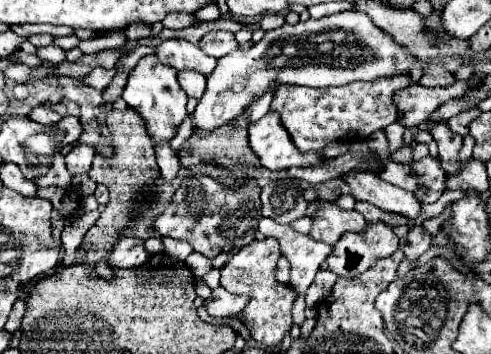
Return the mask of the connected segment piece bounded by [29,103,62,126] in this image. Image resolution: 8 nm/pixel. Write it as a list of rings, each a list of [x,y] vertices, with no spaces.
[[[41,103],[41,105],[37,105],[35,109],[31,109],[29,117],[31,117],[33,121],[45,126],[51,126],[53,125],[53,123],[57,123],[57,121],[60,121],[62,118],[60,114],[49,109],[49,107],[45,107],[43,103]]]

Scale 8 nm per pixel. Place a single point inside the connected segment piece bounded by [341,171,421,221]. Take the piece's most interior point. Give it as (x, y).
(366, 186)

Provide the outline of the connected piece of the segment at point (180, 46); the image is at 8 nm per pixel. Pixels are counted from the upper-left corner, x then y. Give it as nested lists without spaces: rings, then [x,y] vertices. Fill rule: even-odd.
[[[167,39],[165,41],[165,51],[169,51],[169,65],[173,65],[177,71],[183,69],[193,69],[203,75],[209,75],[215,69],[215,59],[205,55],[199,47],[191,45],[189,41],[183,39]]]

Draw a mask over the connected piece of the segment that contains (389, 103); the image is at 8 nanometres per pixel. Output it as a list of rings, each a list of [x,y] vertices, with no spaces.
[[[407,75],[383,77],[373,81],[357,81],[343,87],[279,87],[273,95],[271,111],[279,113],[281,125],[287,129],[295,147],[303,153],[319,151],[333,141],[353,141],[369,139],[375,131],[399,119],[397,107],[393,103],[393,93],[411,85]]]

